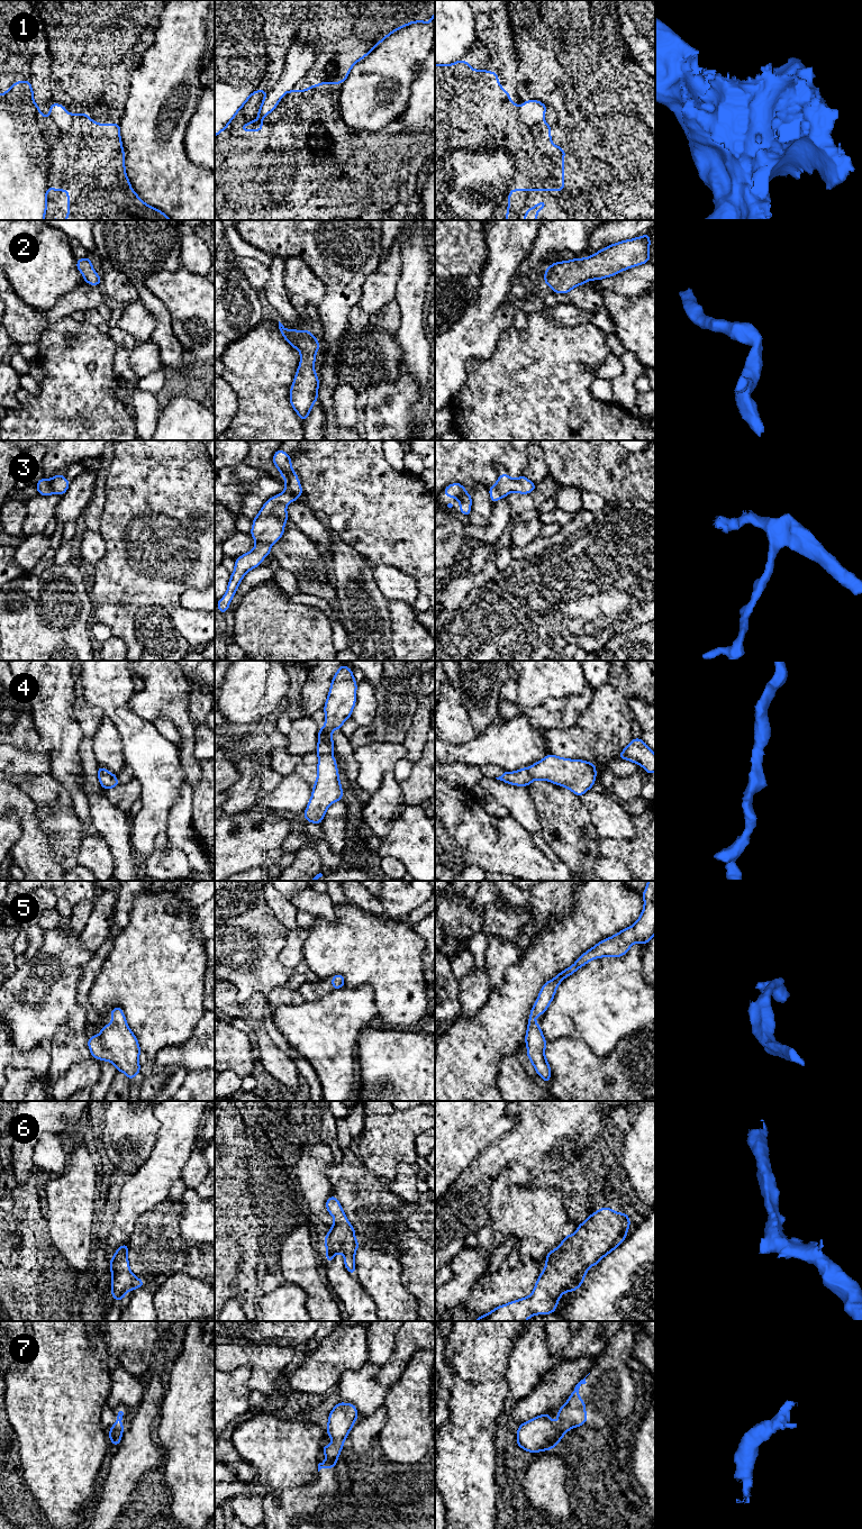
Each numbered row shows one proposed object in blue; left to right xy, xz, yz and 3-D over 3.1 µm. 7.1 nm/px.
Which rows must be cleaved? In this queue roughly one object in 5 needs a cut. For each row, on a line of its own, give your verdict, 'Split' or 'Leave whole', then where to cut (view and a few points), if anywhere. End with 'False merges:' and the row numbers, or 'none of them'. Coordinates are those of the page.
1: Split. Split along yz (519, 106), (522, 118), (527, 124), (535, 124), (542, 120)
2: Leave whole. No split
3: Leave whole. No split
4: Leave whole. No split
5: Leave whole. No split
6: Leave whole. No split
7: Leave whole. No split
False merges: 1

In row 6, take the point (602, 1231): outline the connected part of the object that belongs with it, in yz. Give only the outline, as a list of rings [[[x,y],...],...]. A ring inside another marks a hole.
[[[609,1207],[597,1210],[577,1227],[574,1235],[564,1236],[563,1241],[554,1250],[548,1252],[545,1257],[547,1265],[538,1276],[529,1296],[501,1304],[474,1321],[526,1321],[535,1314],[546,1316],[555,1312],[563,1293],[573,1292],[582,1285],[588,1269],[597,1265],[625,1240],[629,1226],[630,1220],[627,1212],[616,1212]]]

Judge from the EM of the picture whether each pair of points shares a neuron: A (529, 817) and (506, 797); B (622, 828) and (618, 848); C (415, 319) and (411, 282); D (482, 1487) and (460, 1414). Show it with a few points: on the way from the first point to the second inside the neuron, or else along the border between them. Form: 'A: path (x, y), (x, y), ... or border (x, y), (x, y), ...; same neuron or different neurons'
A: path (524, 811), (511, 799); same neuron
B: border (632, 816), (632, 838), (599, 837); different neurons
C: path (411, 310), (411, 291); same neuron
D: path (465, 1470), (465, 1432); same neuron

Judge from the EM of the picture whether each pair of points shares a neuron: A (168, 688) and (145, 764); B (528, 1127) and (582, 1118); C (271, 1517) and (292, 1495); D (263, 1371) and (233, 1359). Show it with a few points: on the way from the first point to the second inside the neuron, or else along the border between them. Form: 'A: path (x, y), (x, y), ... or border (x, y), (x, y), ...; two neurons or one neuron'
A: border (129, 706), (136, 713), (152, 721); two neurons
B: path (542, 1125), (550, 1118), (569, 1118); one neuron
C: path (277, 1513), (290, 1501); one neuron
D: path (255, 1363), (252, 1359), (241, 1359); one neuron

